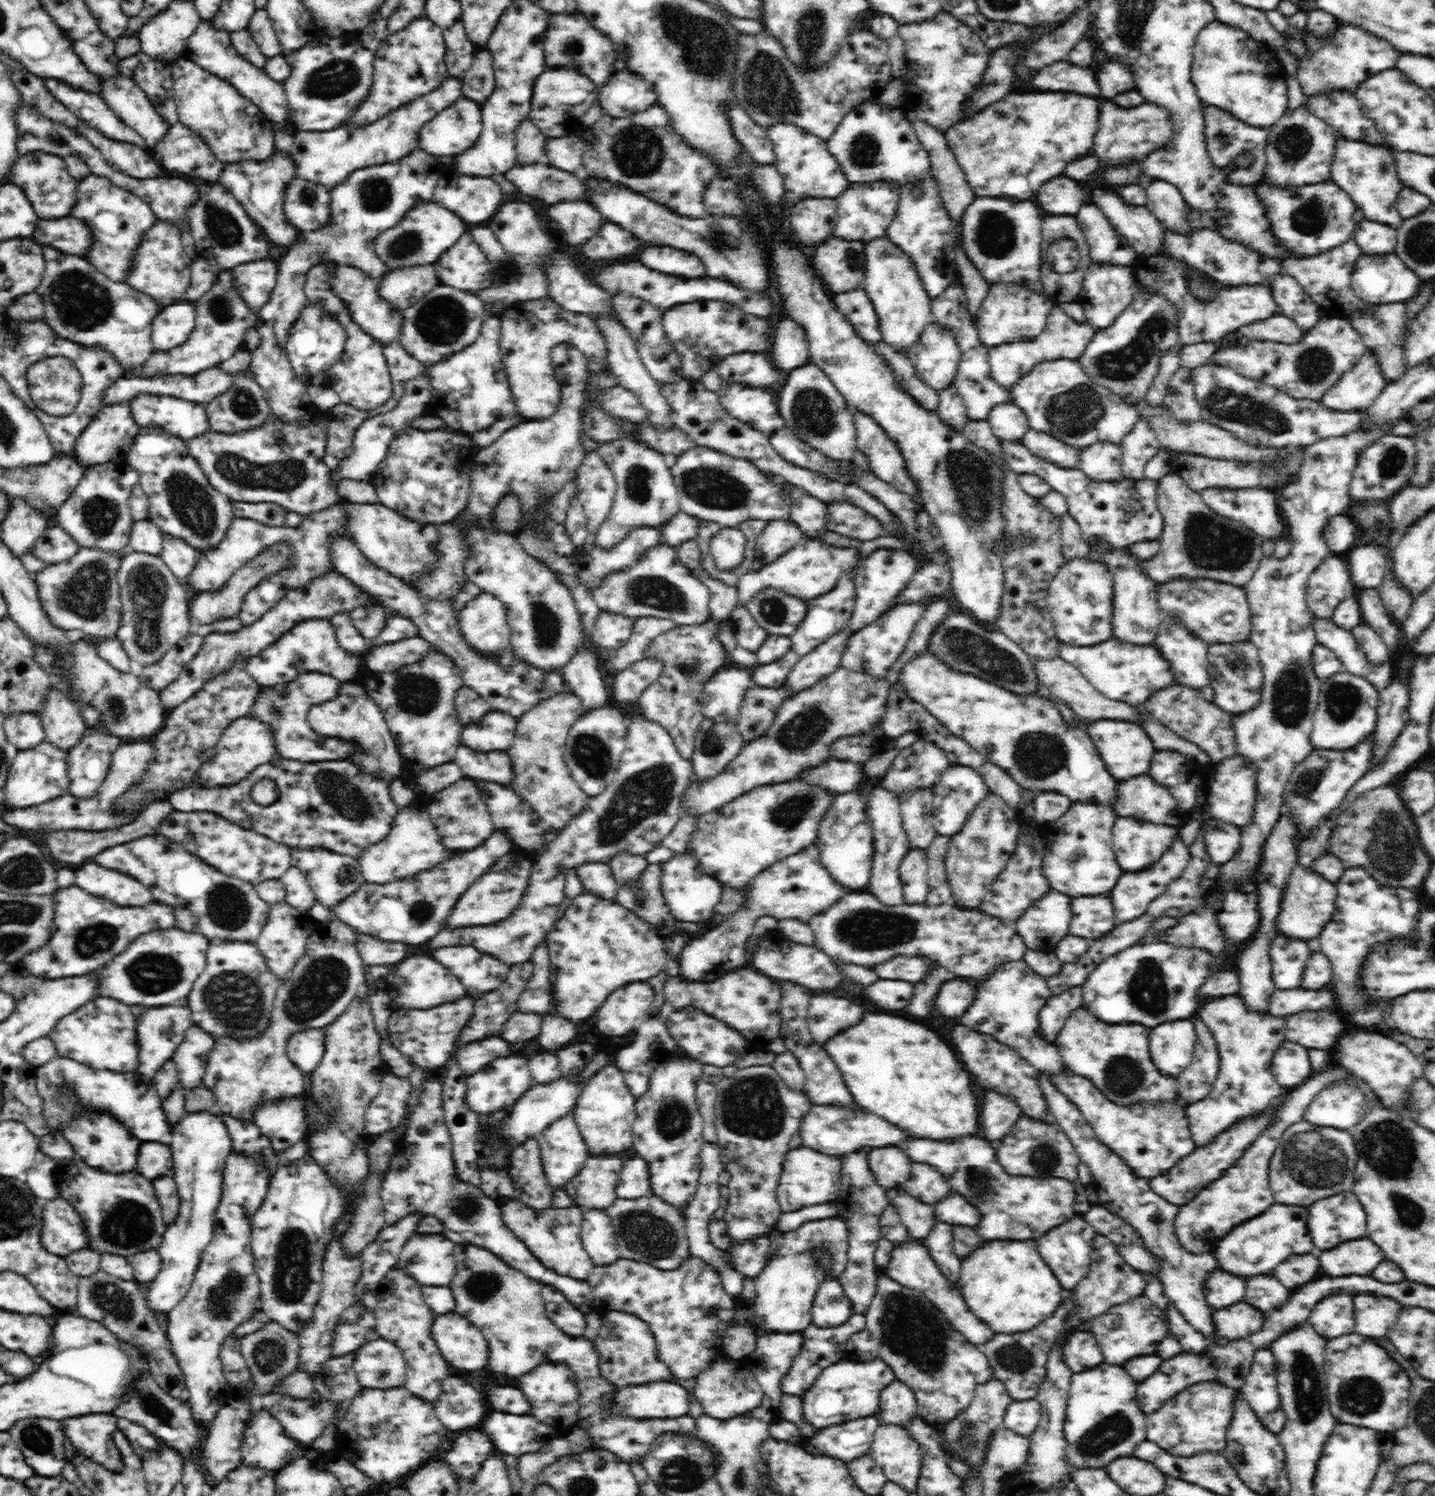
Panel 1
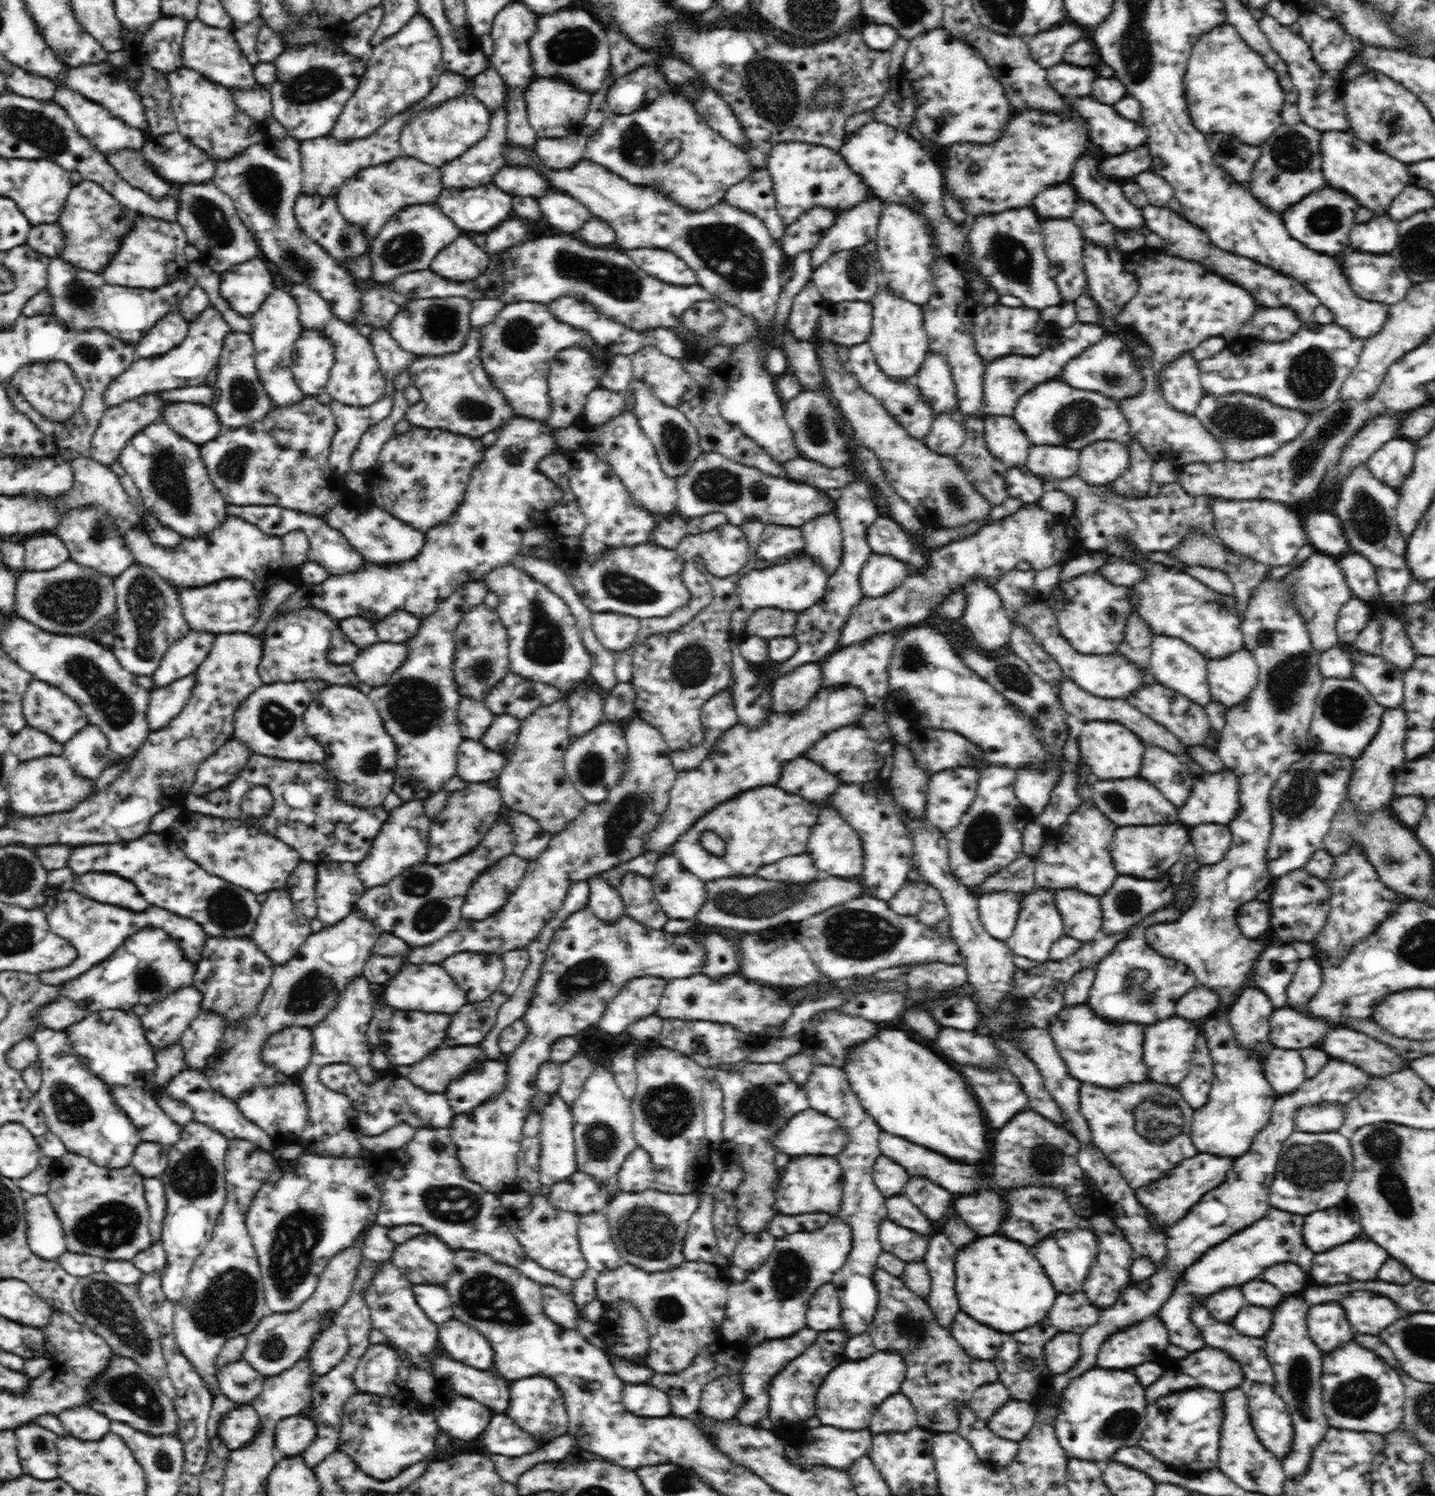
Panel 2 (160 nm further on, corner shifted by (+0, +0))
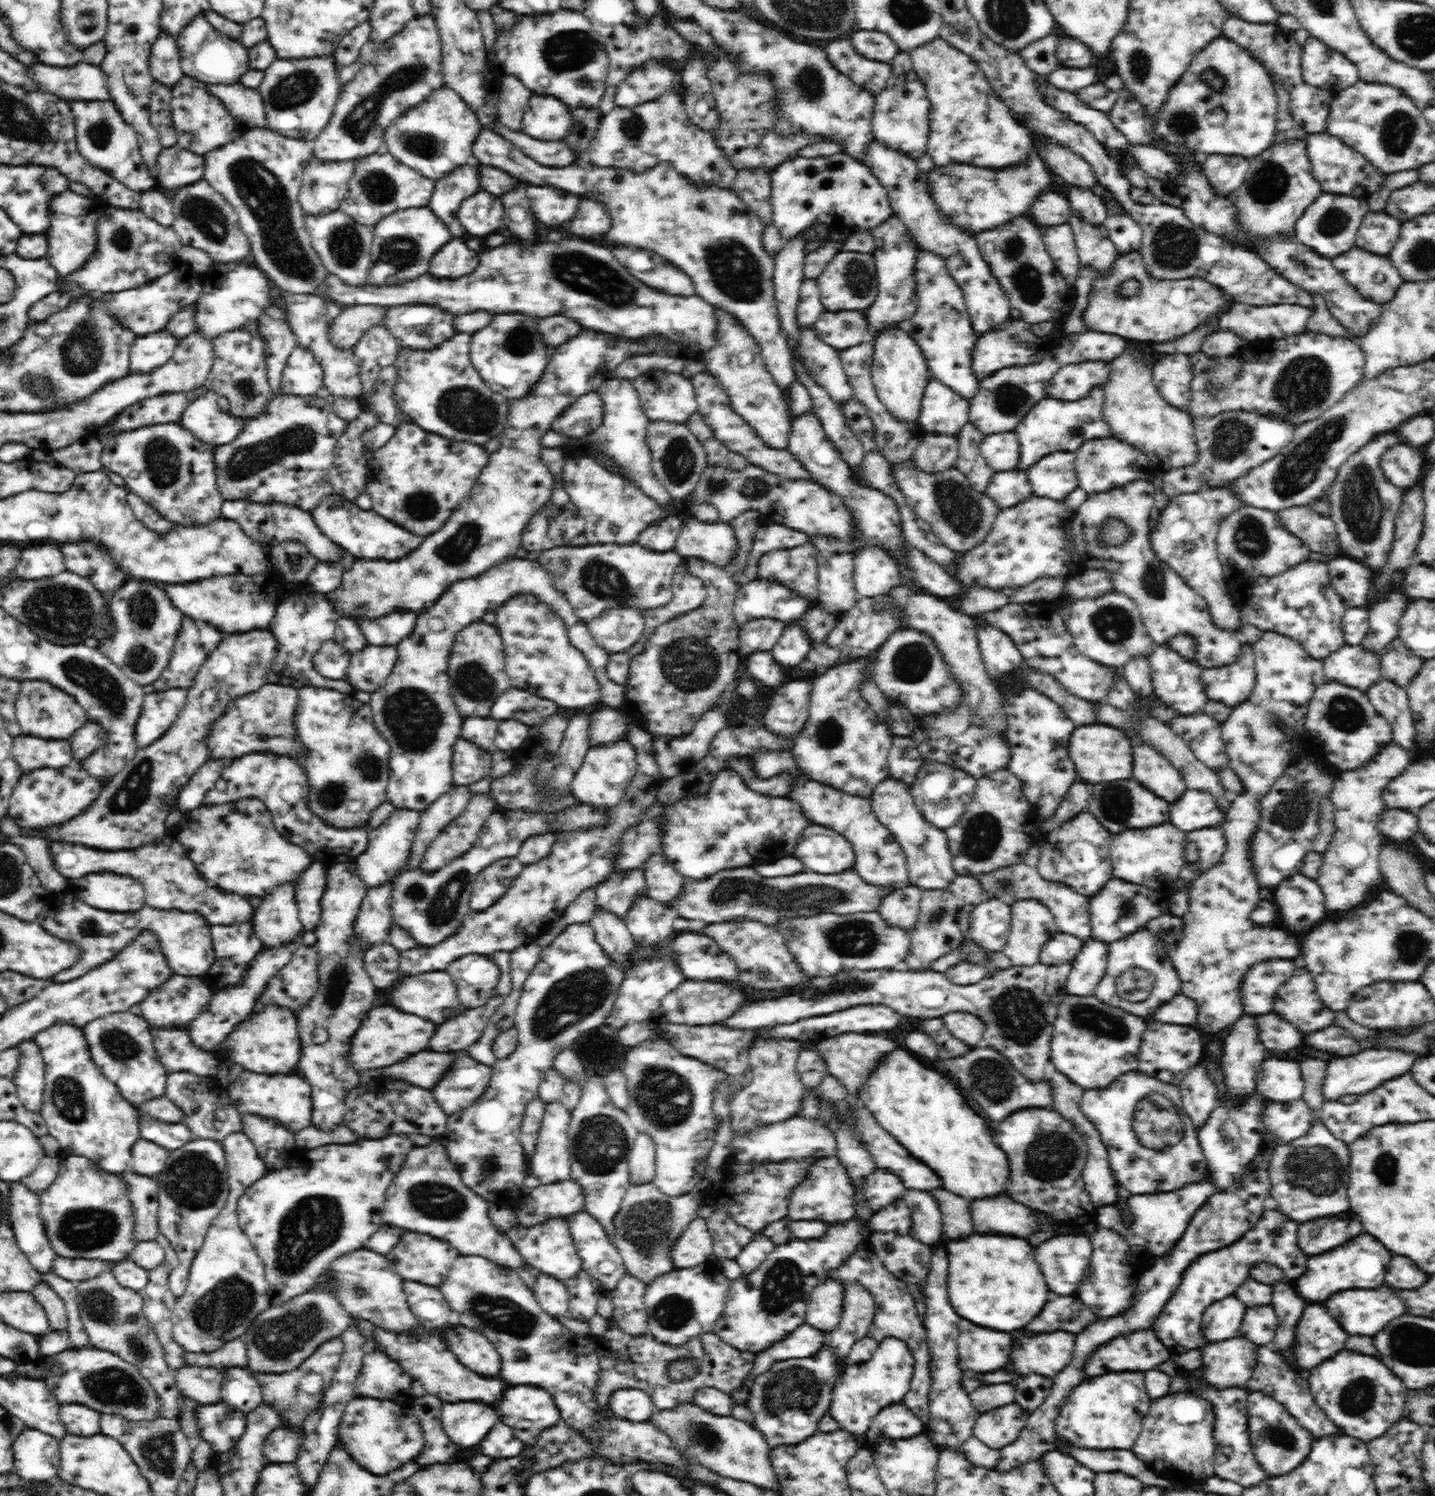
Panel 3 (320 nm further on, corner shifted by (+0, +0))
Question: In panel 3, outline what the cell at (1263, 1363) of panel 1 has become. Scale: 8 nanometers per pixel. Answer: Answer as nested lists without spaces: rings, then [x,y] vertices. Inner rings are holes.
[[[1262,1392],[1249,1394],[1246,1406],[1248,1413],[1248,1438],[1252,1443],[1256,1463],[1269,1475],[1285,1475],[1305,1462],[1310,1454],[1313,1436],[1288,1412],[1288,1409]]]

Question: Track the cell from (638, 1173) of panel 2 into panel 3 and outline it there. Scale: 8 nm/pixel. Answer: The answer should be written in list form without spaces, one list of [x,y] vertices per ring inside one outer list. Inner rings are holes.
[[[638,1132],[629,1150],[627,1163],[633,1184],[652,1183],[655,1176],[656,1145],[650,1136]]]

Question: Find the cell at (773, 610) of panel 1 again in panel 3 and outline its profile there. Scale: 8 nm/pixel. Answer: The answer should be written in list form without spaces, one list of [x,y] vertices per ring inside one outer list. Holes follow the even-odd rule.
[[[771,618],[747,622],[739,629],[739,652],[743,657],[748,657],[756,651],[771,652],[786,627],[787,623]]]

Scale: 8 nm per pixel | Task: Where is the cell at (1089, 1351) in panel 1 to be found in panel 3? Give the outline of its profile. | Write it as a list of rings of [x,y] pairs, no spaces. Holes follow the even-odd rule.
[[[1064,1331],[1044,1334],[1044,1338],[1032,1338],[1032,1342],[1024,1342],[1020,1362],[1011,1363],[1013,1367],[1020,1366],[1020,1370],[1032,1370],[1028,1374],[1036,1373],[1053,1379],[1072,1361],[1075,1354],[1074,1338],[1074,1334]]]

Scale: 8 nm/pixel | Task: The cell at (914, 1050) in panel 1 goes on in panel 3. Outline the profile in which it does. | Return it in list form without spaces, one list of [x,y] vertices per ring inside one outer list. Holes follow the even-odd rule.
[[[898,1048],[882,1060],[880,1068],[876,1066],[864,1086],[859,1090],[859,1100],[869,1110],[876,1122],[888,1131],[912,1157],[918,1161],[936,1166],[940,1174],[944,1174],[944,1188],[960,1194],[962,1198],[984,1198],[984,1194],[1004,1194],[1004,1174],[1009,1174],[1008,1166],[1004,1166],[1004,1154],[992,1142],[990,1128],[986,1120],[976,1116],[976,1112],[964,1102],[964,1096],[946,1076],[936,1070],[926,1068],[920,1060],[916,1060],[910,1052]]]

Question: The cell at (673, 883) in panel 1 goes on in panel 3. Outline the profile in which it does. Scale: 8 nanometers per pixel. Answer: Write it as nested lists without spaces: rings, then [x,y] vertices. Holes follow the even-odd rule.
[[[662,853],[652,854],[644,862],[642,870],[647,888],[645,894],[665,906],[675,900],[688,882]]]

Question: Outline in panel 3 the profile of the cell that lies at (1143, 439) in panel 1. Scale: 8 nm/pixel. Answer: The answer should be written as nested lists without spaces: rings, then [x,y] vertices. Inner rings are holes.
[[[1138,479],[1123,487],[1089,494],[1084,504],[1075,510],[1069,530],[1070,538],[1073,540],[1073,548],[1079,555],[1080,569],[1104,569],[1112,579],[1110,582],[1112,583],[1112,591],[1122,593],[1136,603],[1145,631],[1157,646],[1165,646],[1173,636],[1187,633],[1197,640],[1198,649],[1195,652],[1195,660],[1198,665],[1214,668],[1236,662],[1240,656],[1240,649],[1244,646],[1239,639],[1238,632],[1230,629],[1218,629],[1216,624],[1212,622],[1207,602],[1199,594],[1196,594],[1195,590],[1192,590],[1184,582],[1184,579],[1180,578],[1180,575],[1152,550],[1153,545],[1149,534],[1151,533],[1150,513],[1155,508],[1154,493],[1155,488],[1151,481]]]

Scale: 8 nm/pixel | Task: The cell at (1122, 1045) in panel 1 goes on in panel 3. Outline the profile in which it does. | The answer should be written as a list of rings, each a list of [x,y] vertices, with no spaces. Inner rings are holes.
[[[1063,993],[1052,1025],[1049,1061],[1064,1070],[1084,1090],[1102,1089],[1120,1075],[1138,1069],[1138,1048],[1146,1020],[1125,1010],[1104,1004],[1094,994],[1074,996]]]

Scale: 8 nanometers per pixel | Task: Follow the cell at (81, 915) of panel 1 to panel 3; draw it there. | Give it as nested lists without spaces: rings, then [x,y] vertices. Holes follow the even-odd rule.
[[[54,894],[47,898],[46,905],[37,921],[48,932],[66,942],[71,942],[80,949],[76,964],[62,970],[50,981],[52,983],[71,982],[88,974],[89,970],[108,962],[124,947],[127,947],[141,932],[150,931],[158,939],[164,959],[174,975],[203,977],[208,974],[216,960],[211,937],[211,925],[196,913],[184,913],[180,910],[152,910],[144,906],[144,910],[136,912],[112,912],[97,910],[89,906],[81,897],[70,894]]]

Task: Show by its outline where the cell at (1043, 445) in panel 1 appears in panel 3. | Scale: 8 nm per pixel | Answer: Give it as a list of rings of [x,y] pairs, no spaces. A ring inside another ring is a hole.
[[[1070,451],[1044,455],[1026,473],[1036,497],[1063,501],[1070,491],[1078,487],[1075,454]]]

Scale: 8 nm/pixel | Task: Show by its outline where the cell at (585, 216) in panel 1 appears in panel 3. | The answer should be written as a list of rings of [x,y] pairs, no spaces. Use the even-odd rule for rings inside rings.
[[[530,186],[526,188],[530,208],[534,216],[550,226],[568,222],[576,216],[580,196],[566,193],[558,188],[546,188],[546,186]]]

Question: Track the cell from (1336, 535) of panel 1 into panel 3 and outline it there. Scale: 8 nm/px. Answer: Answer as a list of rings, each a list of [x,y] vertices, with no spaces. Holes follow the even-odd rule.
[[[1288,508],[1278,513],[1280,525],[1296,535],[1311,551],[1322,554],[1340,552],[1331,517],[1315,514],[1310,508]]]

